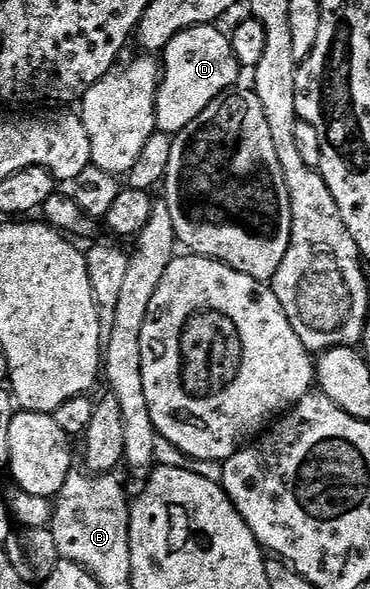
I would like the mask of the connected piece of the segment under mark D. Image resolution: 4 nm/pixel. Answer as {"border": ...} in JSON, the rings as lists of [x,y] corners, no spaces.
{"border":[[[214,24],[178,33],[164,51],[164,69],[157,98],[157,129],[171,136],[183,133],[220,96],[233,89],[242,71],[231,37]]]}

